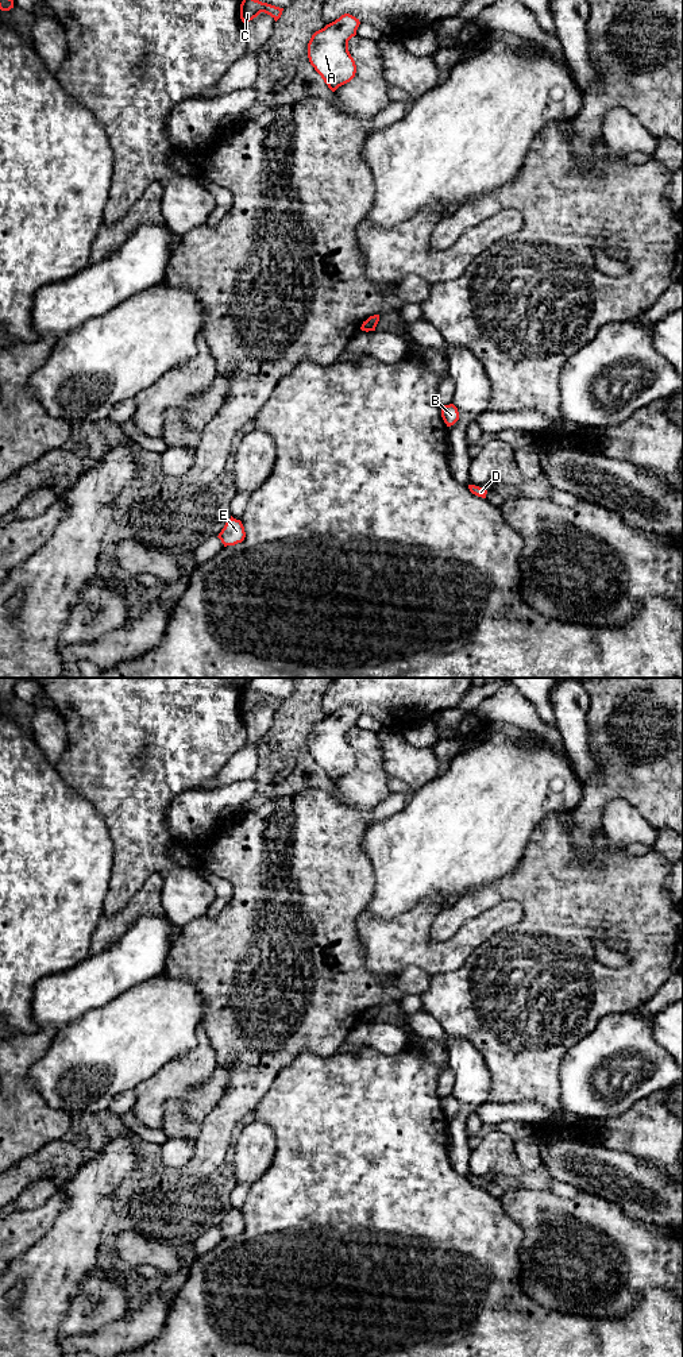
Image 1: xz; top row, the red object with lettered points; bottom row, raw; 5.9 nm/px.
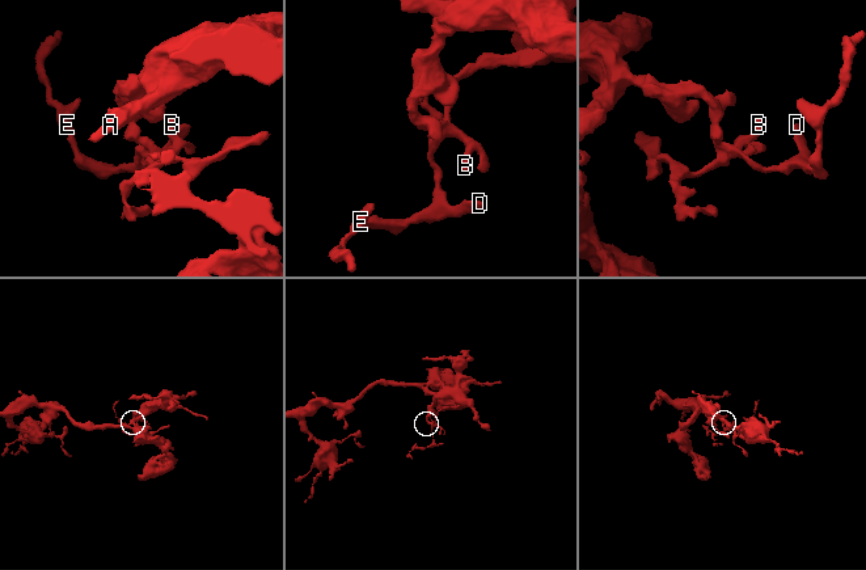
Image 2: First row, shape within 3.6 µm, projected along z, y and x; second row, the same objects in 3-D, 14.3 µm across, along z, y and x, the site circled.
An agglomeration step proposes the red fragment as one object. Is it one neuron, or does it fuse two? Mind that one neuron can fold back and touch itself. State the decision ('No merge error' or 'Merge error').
Merge error

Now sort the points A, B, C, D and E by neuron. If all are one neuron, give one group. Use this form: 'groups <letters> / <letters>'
groups A C / B D E

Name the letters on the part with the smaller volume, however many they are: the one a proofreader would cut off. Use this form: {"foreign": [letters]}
{"foreign": ["B", "D", "E"]}

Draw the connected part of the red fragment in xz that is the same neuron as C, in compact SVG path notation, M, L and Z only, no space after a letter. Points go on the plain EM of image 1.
M250 687L244 689L240 695L240 710L243 714L252 712L261 703L270 706L275 713L281 709L283 699L262 694Z

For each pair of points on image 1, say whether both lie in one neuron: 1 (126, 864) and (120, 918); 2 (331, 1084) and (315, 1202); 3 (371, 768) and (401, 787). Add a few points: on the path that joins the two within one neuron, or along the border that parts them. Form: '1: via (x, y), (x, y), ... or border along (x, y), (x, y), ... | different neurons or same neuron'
1: border along (142, 886), (122, 910), (112, 916), (104, 916) | different neurons
2: via (331, 1114), (331, 1172) | same neuron
3: border along (390, 777), (388, 789), (392, 793) | different neurons

